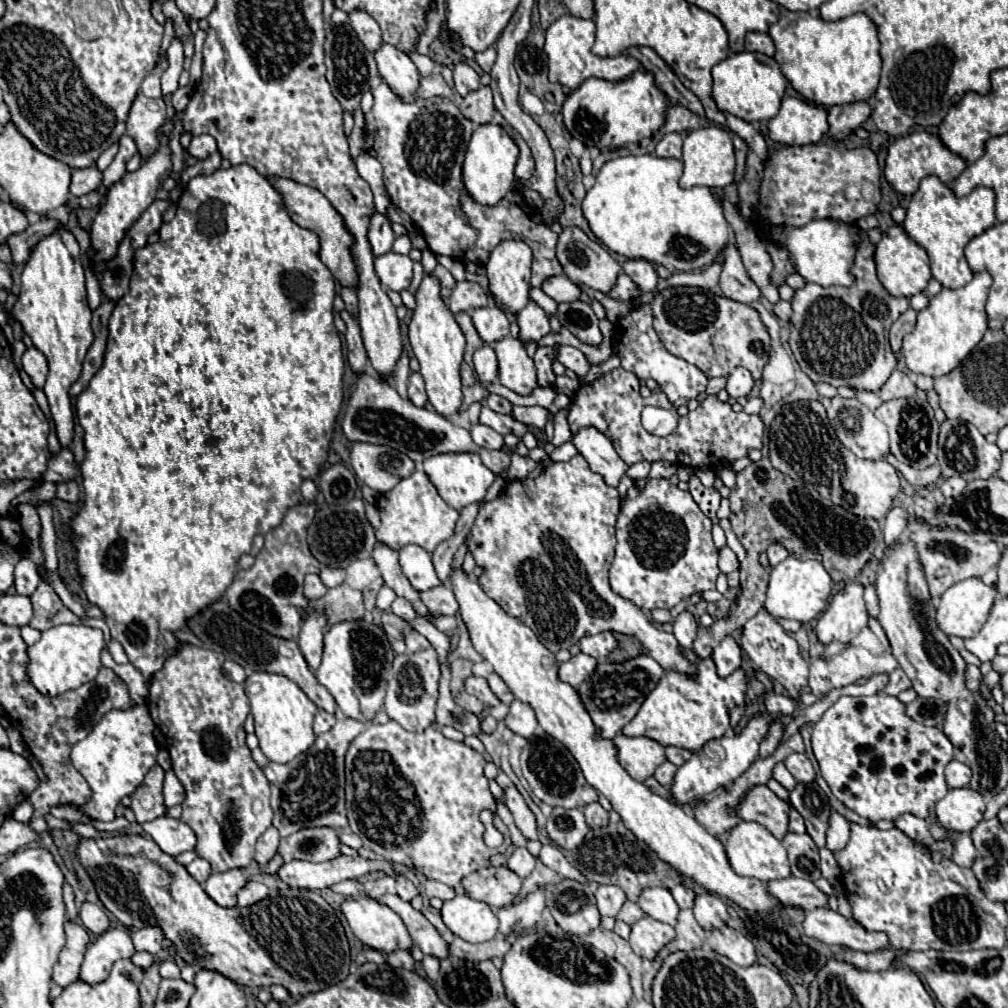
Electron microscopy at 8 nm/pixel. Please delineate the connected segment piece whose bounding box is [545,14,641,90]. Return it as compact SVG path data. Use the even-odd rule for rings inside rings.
M569 14L555 20L555 24L551 24L551 28L547 28L547 32L545 32L545 54L549 58L549 80L575 90L587 78L623 80L641 68L641 64L633 56L613 56L613 58L593 56L593 52L591 52L593 42L595 42L593 20L575 18Z

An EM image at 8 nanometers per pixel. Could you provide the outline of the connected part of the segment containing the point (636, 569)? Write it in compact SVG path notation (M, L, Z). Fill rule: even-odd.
M665 478L649 480L643 492L631 488L617 516L617 548L609 570L613 592L635 602L641 610L671 610L691 594L713 590L717 576L711 520L699 510L691 494L681 492Z

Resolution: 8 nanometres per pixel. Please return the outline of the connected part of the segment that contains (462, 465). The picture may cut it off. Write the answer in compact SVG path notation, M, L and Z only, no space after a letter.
M445 452L435 454L423 462L423 472L437 488L439 496L455 510L461 510L467 504L483 500L487 488L493 484L495 474L481 462L477 452Z

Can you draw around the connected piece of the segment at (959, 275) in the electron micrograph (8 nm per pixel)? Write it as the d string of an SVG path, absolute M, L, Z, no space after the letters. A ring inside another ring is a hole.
M927 176L921 180L919 190L911 198L903 230L927 252L933 278L941 282L943 288L959 288L973 278L973 272L963 256L963 248L971 238L983 234L995 222L995 192L991 188L979 186L969 196L957 198L949 186L941 184L935 176Z

